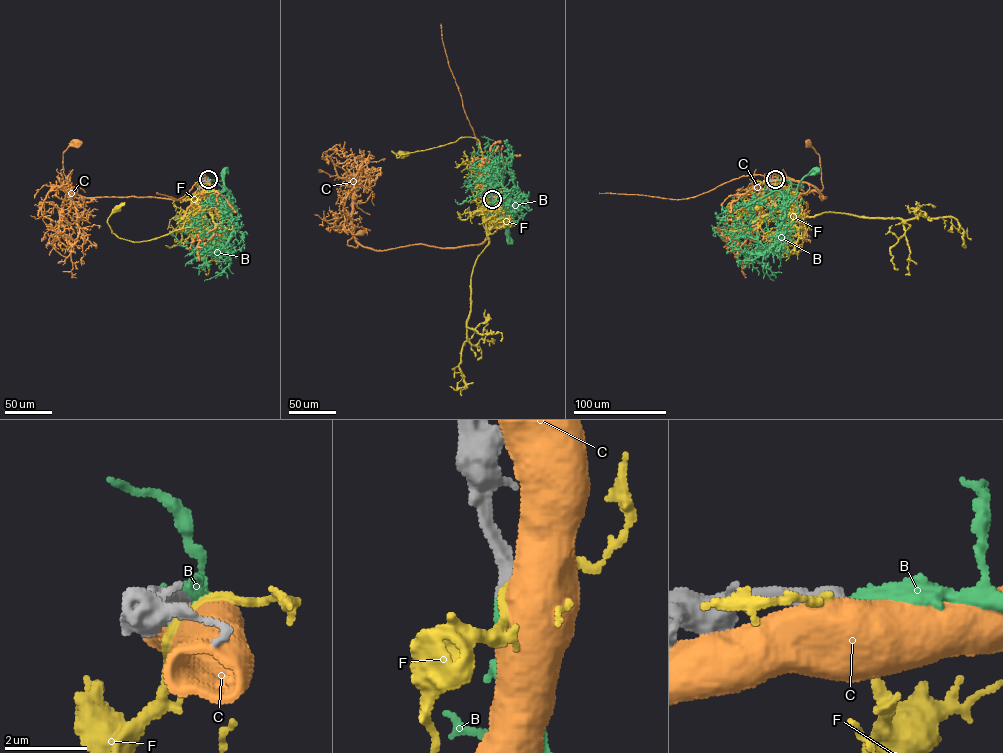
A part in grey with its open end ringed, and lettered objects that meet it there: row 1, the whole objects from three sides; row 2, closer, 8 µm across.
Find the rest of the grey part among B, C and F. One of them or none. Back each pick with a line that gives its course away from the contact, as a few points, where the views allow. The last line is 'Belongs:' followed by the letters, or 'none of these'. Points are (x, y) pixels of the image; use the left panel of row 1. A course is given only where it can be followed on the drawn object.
B: Its course: (208, 180), (226, 189), (230, 208), (236, 200), (224, 184), (226, 169)
Belongs: B

